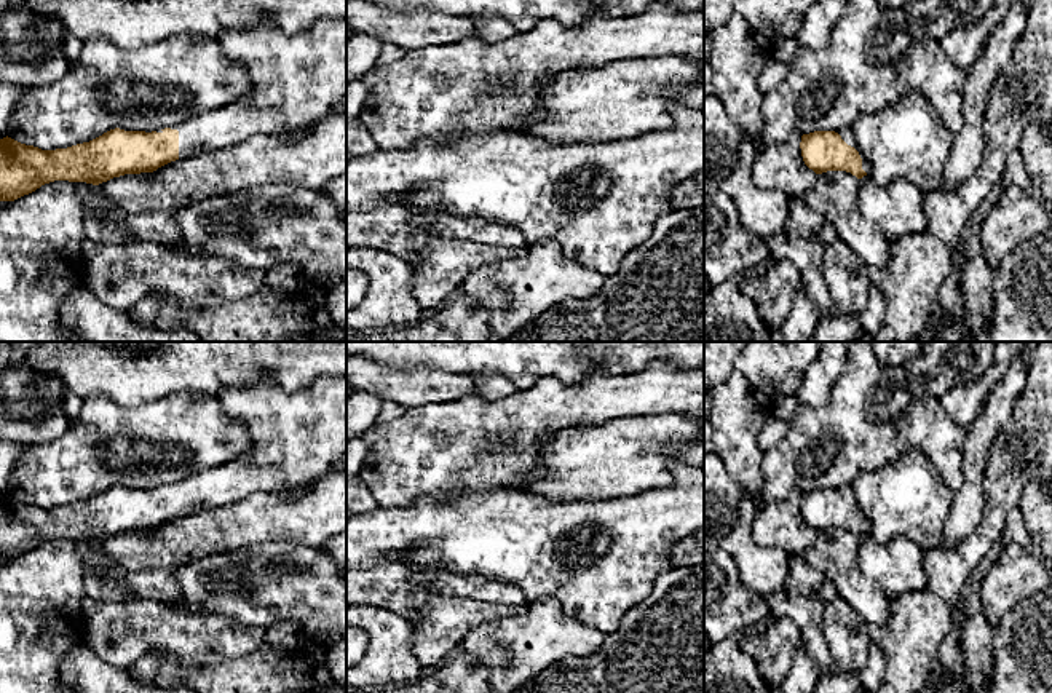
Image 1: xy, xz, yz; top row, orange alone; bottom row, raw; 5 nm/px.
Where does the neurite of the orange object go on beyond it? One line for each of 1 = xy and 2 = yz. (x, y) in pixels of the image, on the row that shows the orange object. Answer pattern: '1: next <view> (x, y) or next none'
1: next xy (297, 79)
2: next yz (846, 134)

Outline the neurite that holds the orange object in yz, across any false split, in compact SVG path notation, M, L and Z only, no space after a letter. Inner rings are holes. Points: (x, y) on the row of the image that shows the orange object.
M851 126L803 134L800 148L805 164L816 174L846 171L862 179L870 168L856 145Z

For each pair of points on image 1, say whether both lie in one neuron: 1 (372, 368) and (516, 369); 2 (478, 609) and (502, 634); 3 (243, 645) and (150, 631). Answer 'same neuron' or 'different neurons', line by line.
1: same neuron
2: different neurons
3: same neuron

